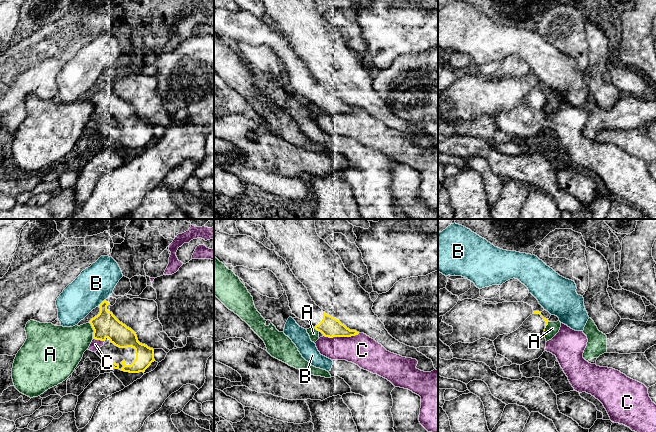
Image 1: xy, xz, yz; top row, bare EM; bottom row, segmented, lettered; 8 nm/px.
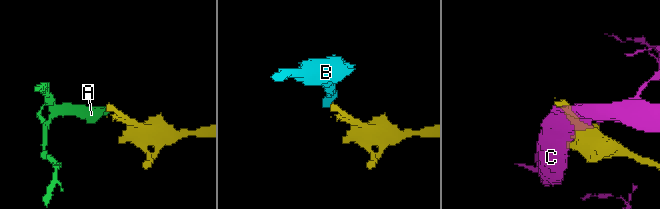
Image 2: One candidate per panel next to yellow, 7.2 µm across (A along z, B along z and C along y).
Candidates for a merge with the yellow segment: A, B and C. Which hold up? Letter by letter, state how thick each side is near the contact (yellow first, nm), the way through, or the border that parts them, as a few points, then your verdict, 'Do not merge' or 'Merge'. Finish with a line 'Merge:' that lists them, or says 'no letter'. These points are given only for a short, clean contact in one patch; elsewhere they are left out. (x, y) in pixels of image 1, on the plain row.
A: Thickness 200 nm (yellow) against 300 nm. Boundary: xy (89, 98), (93, 106), (93, 114). Do not merge
B: Thickness 200 nm (yellow) against 300 nm. Do not merge
C: Thickness 160 nm (yellow) against 240 nm. Do not merge
Merge: no letter

